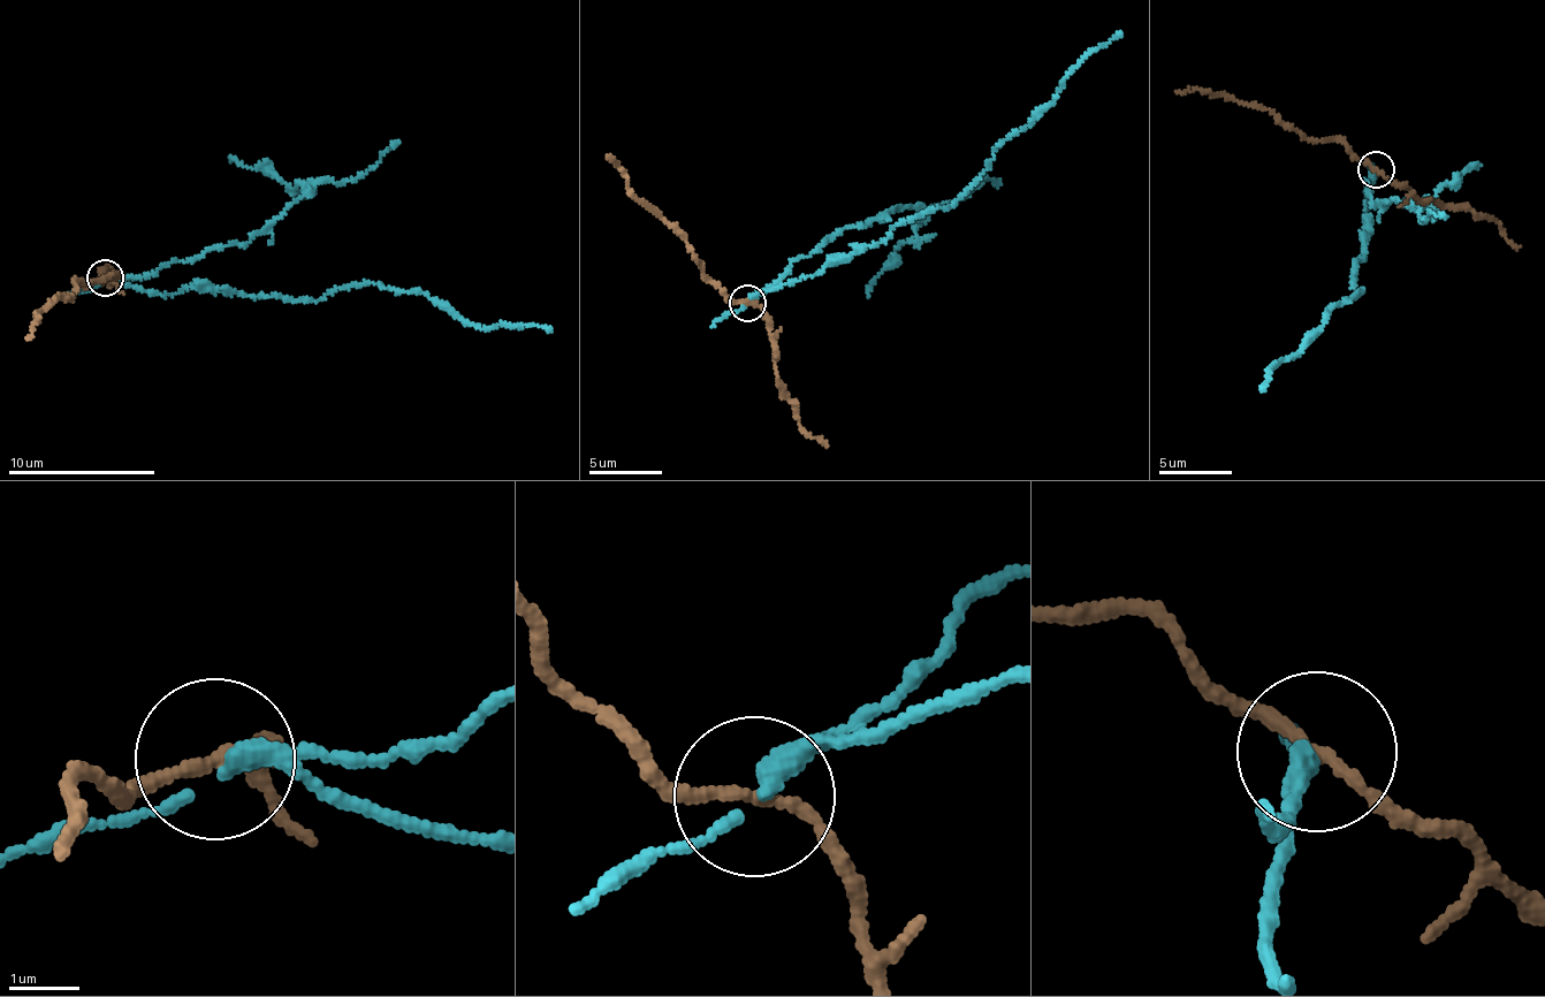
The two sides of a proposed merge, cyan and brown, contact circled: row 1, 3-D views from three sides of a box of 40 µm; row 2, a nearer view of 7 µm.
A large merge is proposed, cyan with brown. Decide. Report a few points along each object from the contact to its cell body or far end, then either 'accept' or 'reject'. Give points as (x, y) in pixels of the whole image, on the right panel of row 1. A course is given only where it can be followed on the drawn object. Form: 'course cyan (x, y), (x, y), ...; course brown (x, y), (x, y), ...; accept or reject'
course cyan (1374, 172), (1364, 212), (1372, 229), (1354, 275), (1354, 288), (1362, 292), (1269, 370), (1271, 379), (1261, 392); course brown (1377, 168), (1333, 141), (1302, 137), (1266, 109), (1194, 90), (1176, 91); reject

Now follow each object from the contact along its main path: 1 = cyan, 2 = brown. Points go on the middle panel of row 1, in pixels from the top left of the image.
1: (747, 302), (847, 259), (915, 218), (953, 206), (1088, 52), (1121, 33)
2: (746, 303), (729, 296), (703, 273), (692, 248), (661, 215), (632, 195), (618, 162), (607, 155)

